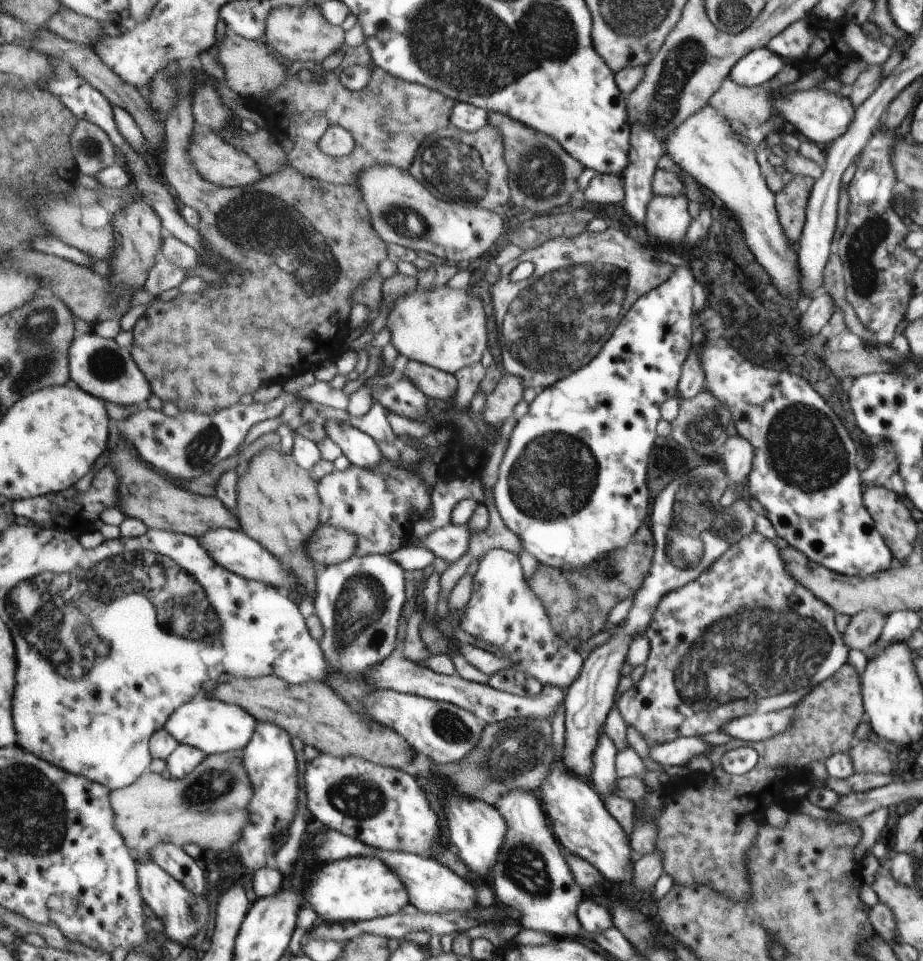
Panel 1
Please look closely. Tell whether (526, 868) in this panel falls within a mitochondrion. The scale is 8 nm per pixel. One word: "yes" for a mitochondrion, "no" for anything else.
yes

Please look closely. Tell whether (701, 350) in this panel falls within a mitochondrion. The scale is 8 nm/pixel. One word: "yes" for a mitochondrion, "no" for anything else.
no

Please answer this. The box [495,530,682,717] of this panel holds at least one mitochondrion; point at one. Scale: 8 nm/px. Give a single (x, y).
(605, 573)

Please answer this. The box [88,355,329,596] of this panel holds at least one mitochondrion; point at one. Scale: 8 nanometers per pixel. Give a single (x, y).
(201, 450)

